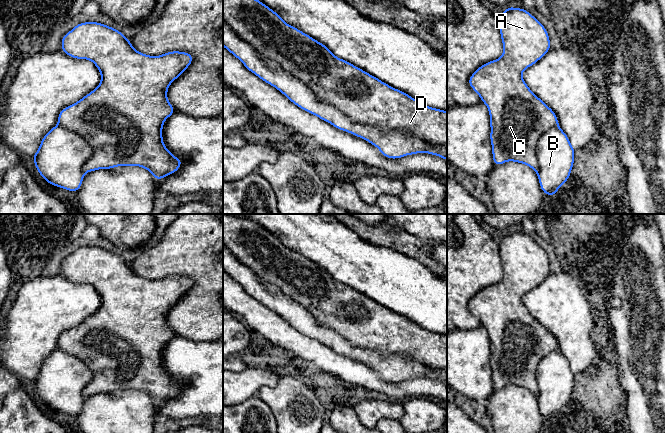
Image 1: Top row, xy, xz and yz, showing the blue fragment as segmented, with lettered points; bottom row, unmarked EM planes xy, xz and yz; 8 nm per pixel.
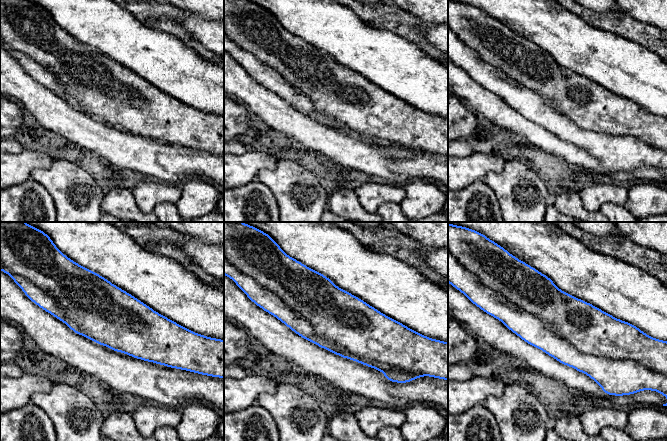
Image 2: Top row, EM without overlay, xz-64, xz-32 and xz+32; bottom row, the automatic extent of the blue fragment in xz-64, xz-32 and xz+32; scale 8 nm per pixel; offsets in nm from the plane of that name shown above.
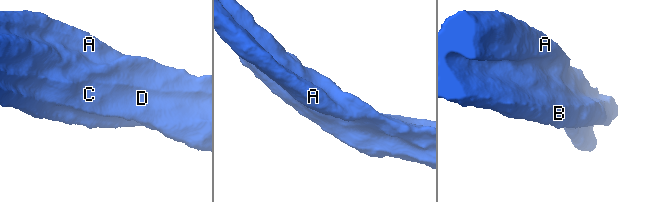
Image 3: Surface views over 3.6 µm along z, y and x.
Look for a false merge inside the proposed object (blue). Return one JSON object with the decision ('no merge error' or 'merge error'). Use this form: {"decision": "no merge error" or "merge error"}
{"decision": "merge error"}

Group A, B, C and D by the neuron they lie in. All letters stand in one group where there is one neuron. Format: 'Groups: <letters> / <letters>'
Groups: A C D / B

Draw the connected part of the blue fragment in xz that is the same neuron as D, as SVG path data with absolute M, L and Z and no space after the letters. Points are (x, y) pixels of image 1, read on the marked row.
M223 0L223 21L261 55L277 62L305 83L317 98L343 112L350 120L385 131L401 131L428 143L447 146L447 111L429 107L357 66L336 57L329 48L287 24L259 0Z

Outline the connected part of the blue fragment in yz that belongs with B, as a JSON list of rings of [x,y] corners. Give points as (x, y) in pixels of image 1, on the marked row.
[[[555,127],[540,136],[536,149],[539,164],[536,174],[545,195],[555,195],[569,179],[575,160],[574,154],[575,149],[560,127]]]

